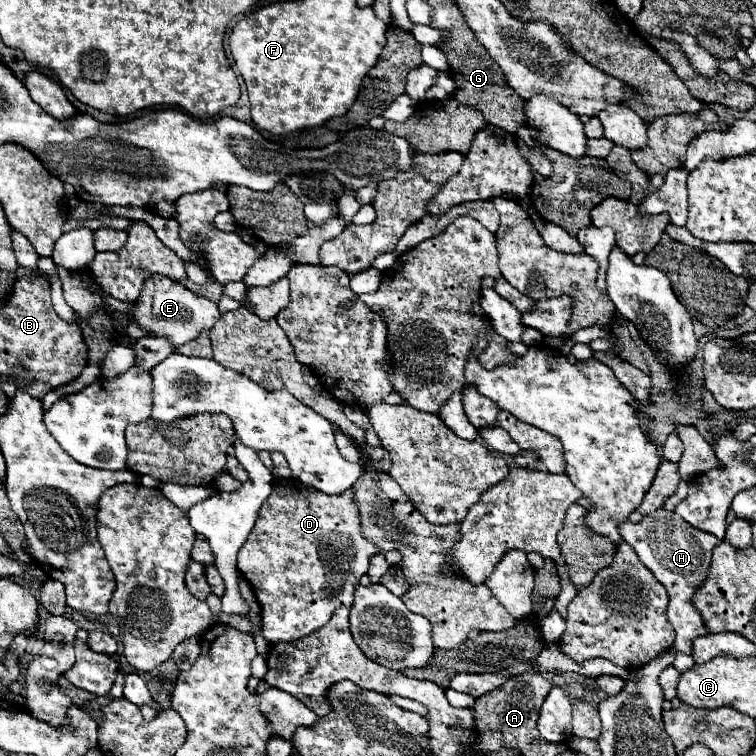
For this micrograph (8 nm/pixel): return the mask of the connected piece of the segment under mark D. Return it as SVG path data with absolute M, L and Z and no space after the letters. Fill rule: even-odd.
M295 478L275 480L255 528L237 554L237 567L261 606L261 632L267 642L299 640L325 626L337 608L349 608L353 604L353 592L369 568L371 556L379 552L381 548L361 534L353 488L329 496L299 484ZM255 566L265 568L265 572L253 574L251 568Z

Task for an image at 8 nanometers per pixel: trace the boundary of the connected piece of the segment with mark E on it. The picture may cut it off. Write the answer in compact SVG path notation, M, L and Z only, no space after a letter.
M151 276L151 280L143 284L143 300L139 300L139 304L133 304L133 320L157 336L167 336L171 342L175 342L175 346L195 340L203 330L209 330L219 320L219 316L221 314L215 302L195 296L183 284L175 284L165 276Z

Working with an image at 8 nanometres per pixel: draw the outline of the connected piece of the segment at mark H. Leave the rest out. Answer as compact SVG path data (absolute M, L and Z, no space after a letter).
M659 508L659 510L643 516L643 520L637 524L633 524L629 520L621 522L617 530L619 530L621 538L635 548L639 560L655 574L655 578L669 592L667 618L677 634L673 650L691 654L693 640L697 636L707 634L707 630L703 628L703 622L699 620L699 612L695 612L695 608L691 608L691 596L695 594L695 588L703 582L703 576L707 576L707 568L711 564L711 550L719 544L719 540L713 538L711 534L695 530L679 514L669 512L665 508Z

